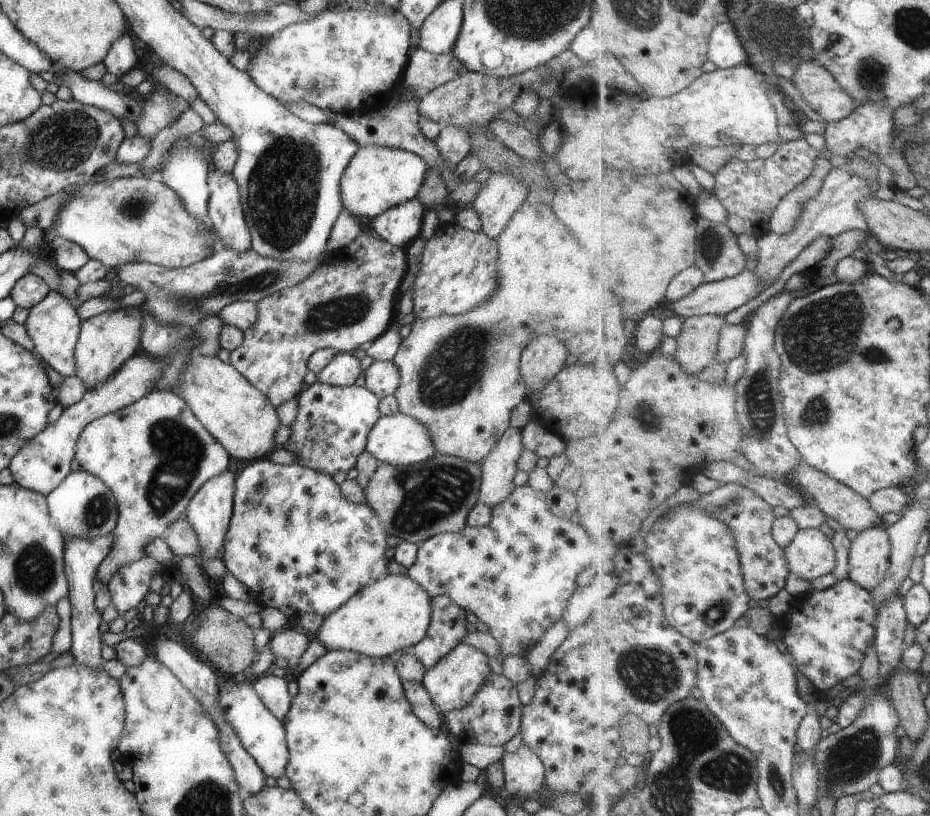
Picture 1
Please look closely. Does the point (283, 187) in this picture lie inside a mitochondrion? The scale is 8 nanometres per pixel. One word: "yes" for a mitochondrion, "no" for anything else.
yes

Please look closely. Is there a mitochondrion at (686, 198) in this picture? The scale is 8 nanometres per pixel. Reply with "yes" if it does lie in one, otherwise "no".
no

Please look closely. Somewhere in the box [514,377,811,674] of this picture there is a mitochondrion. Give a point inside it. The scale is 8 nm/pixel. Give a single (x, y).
(648, 419)

